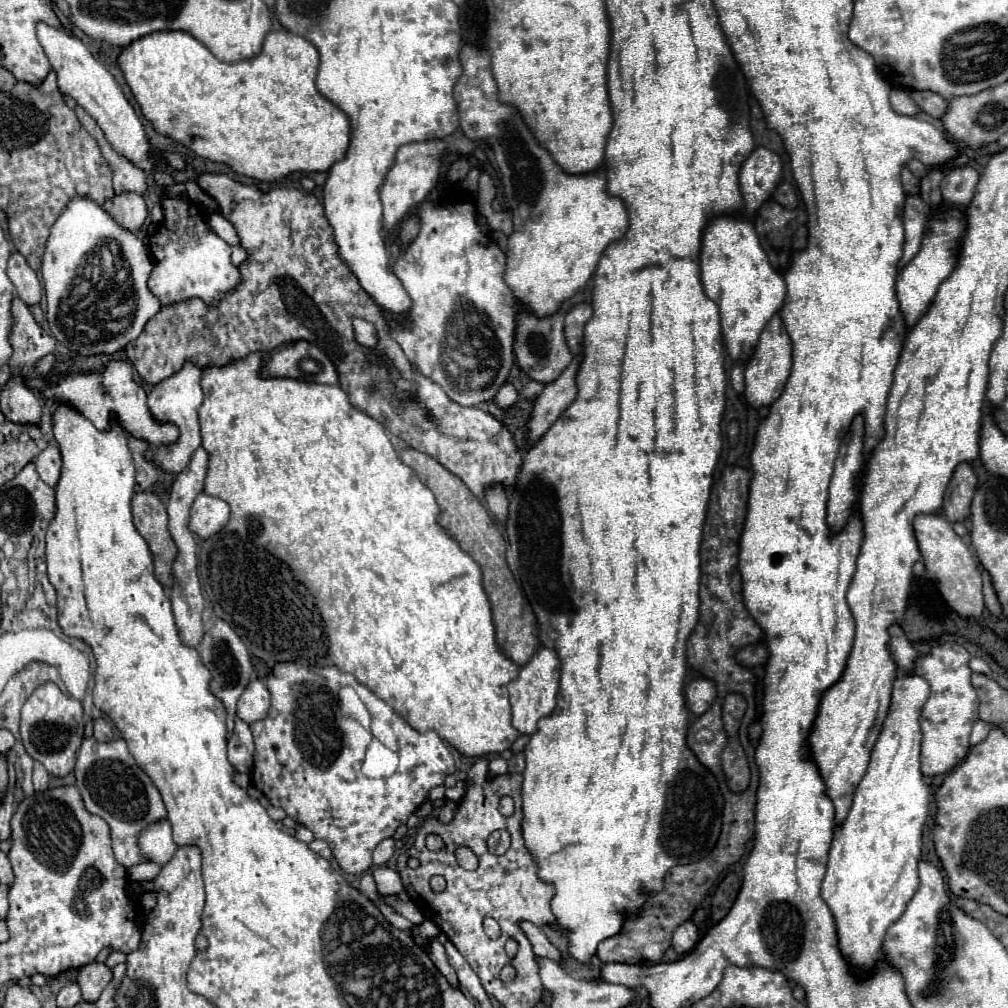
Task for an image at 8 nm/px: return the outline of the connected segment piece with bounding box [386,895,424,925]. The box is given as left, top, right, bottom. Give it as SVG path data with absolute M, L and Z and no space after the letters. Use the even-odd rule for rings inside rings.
M394 895L392 897L386 897L386 901L400 913L404 915L408 921L412 921L414 925L420 925L424 921L424 915L420 913L420 909L412 903L412 901L398 901Z

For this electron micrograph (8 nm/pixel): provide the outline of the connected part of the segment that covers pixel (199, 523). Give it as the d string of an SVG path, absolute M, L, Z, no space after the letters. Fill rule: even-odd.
M200 493L190 509L188 529L196 533L200 539L208 539L228 523L228 517L228 503L224 503L222 499L214 499L206 493Z

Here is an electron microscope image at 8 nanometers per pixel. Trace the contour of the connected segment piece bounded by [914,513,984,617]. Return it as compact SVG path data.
M942 513L936 515L916 515L914 531L920 545L920 553L928 571L928 577L938 585L944 601L960 615L960 617L980 617L984 611L984 595L982 595L982 575L978 571L976 559L972 551L964 545L964 541L954 533L952 525L946 521Z

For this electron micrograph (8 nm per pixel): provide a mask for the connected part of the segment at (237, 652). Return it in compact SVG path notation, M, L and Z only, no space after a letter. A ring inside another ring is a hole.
M216 621L216 625L204 633L198 651L202 655L204 665L214 675L210 689L214 691L214 695L218 695L218 699L222 699L222 703L228 711L228 733L232 733L234 715L236 715L236 701L242 695L242 691L246 689L246 683L250 681L250 675L252 675L252 663L250 663L250 655L246 651L246 645L238 639L238 635L234 635L234 631L230 629L228 623Z

